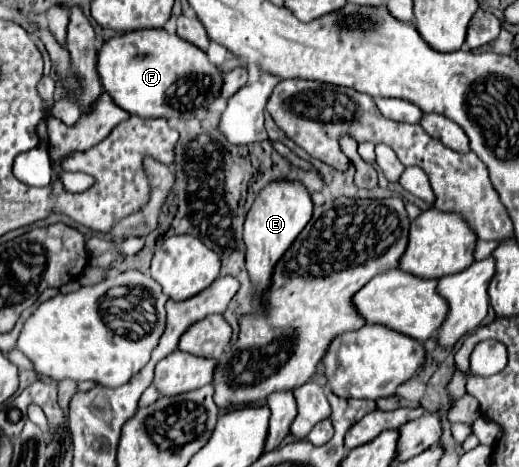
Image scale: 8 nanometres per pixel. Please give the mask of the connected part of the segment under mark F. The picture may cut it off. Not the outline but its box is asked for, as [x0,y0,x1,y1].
[98,30,222,118]

